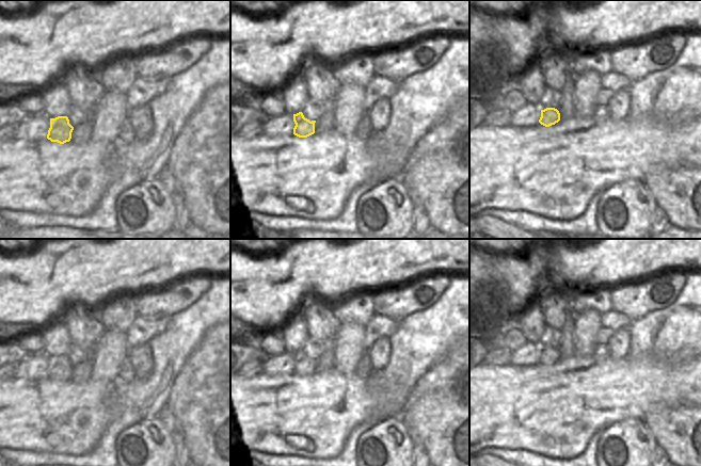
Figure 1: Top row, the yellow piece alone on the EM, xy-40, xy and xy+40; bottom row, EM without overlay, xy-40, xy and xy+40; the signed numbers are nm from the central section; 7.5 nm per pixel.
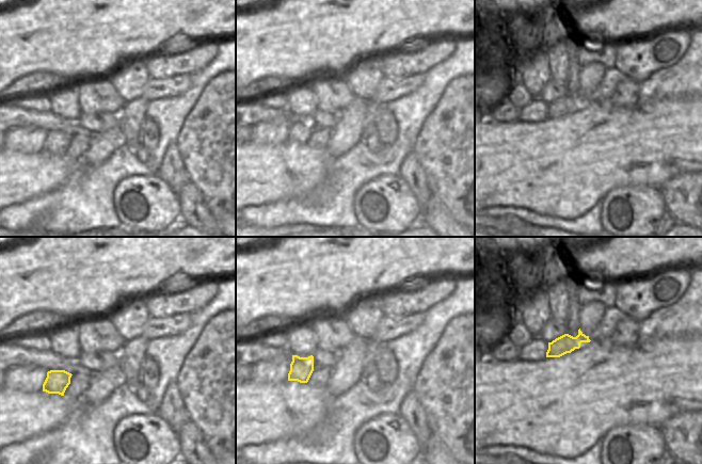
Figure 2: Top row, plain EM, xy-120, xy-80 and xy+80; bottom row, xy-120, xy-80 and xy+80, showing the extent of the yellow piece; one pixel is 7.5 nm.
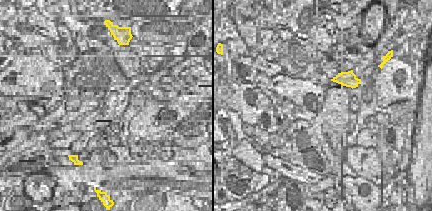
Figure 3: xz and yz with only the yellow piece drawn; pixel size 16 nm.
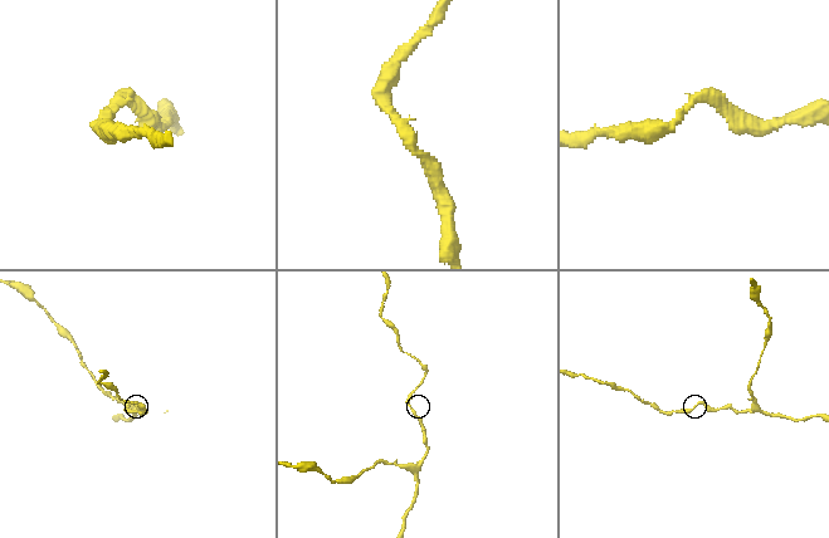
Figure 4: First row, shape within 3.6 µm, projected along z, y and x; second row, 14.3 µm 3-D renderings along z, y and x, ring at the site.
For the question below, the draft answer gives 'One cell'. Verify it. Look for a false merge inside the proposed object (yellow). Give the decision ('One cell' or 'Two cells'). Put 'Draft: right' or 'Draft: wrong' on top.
Draft: right
One cell.

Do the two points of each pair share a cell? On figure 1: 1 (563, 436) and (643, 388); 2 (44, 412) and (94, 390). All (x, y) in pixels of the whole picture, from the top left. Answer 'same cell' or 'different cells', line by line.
1: same cell
2: same cell

